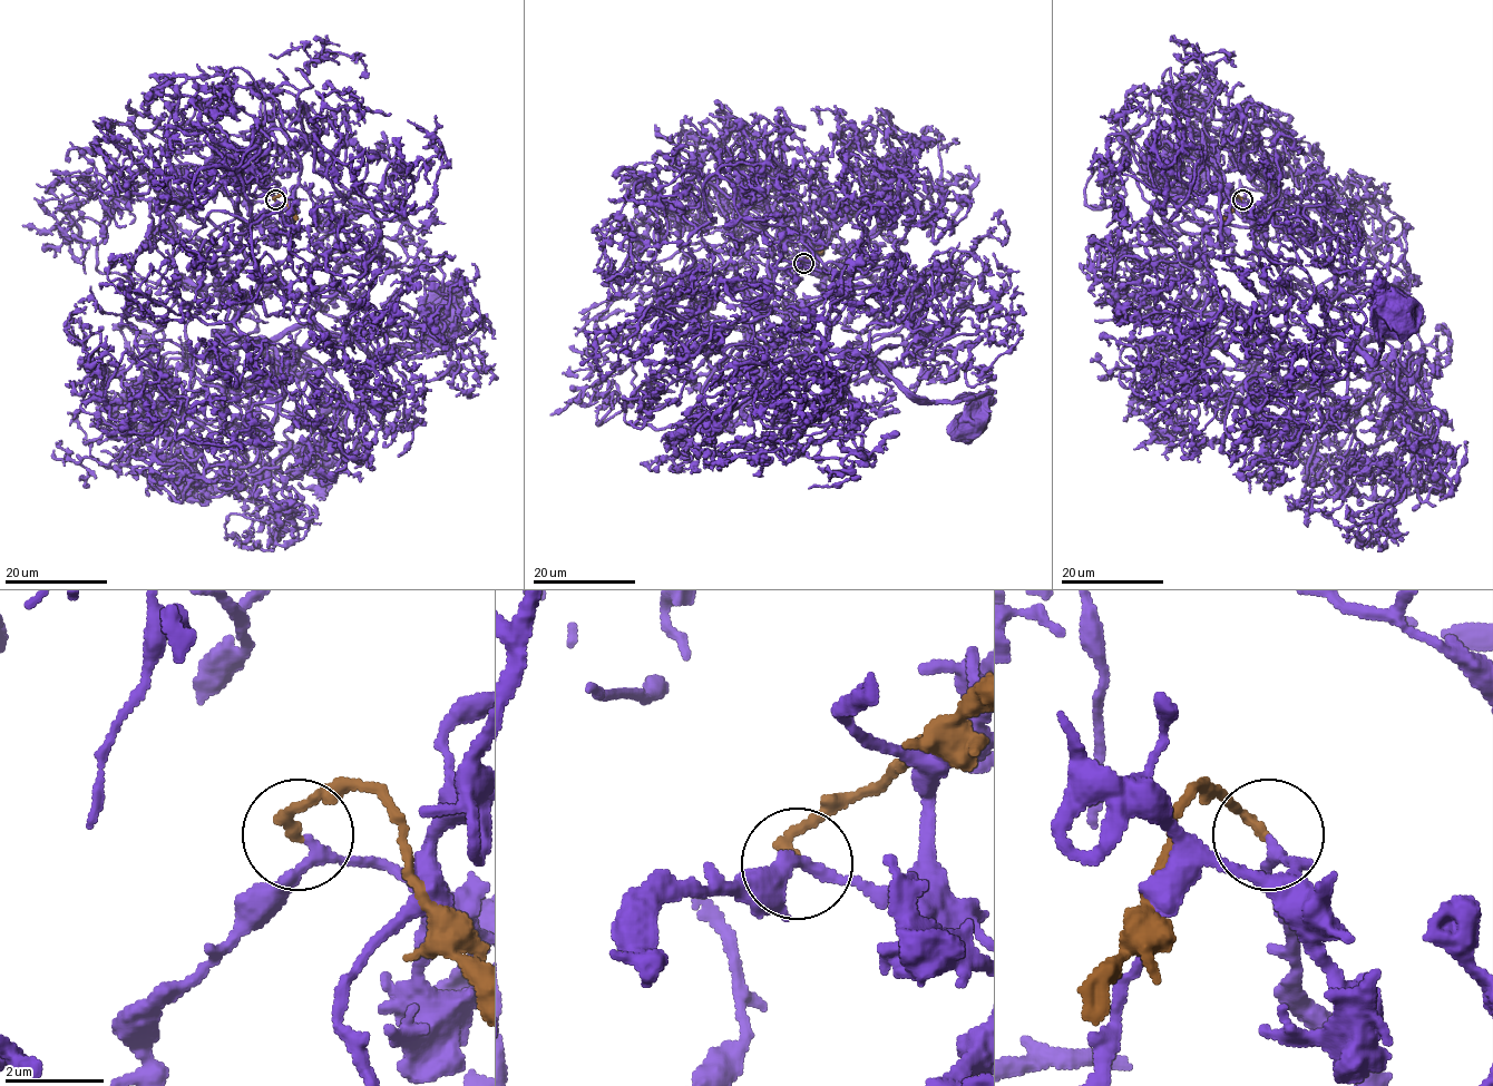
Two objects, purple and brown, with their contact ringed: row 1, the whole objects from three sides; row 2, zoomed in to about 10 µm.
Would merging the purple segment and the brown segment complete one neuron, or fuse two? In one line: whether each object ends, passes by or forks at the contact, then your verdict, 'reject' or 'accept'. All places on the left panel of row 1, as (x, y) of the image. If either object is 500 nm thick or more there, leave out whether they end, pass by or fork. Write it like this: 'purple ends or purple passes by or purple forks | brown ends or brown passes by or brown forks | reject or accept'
purple passes by | brown ends | reject

